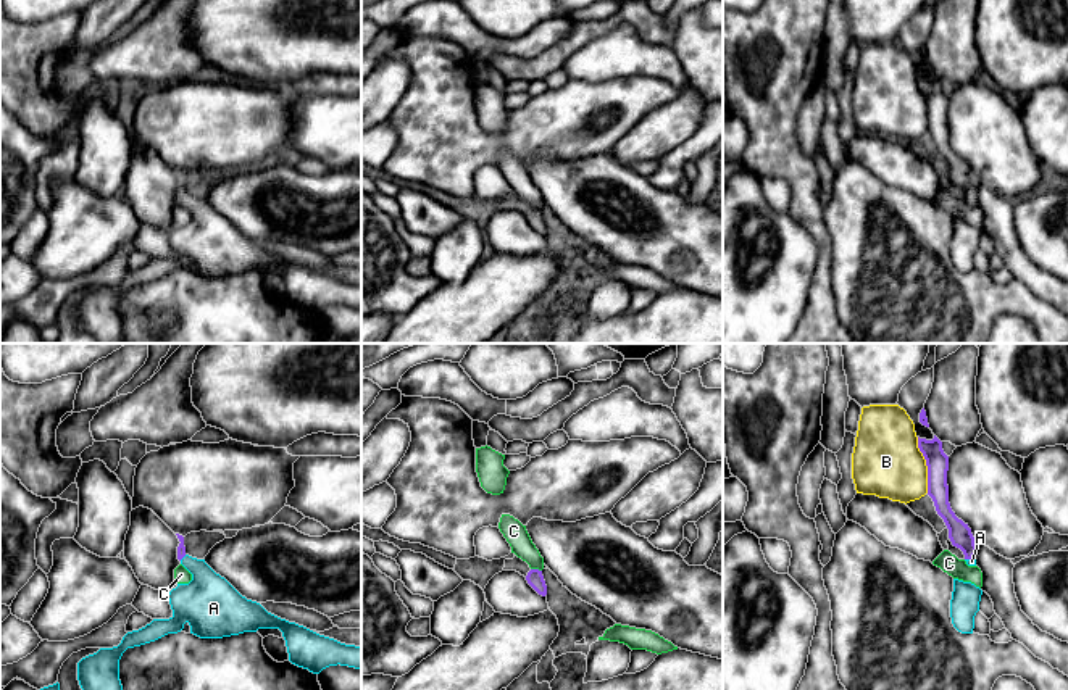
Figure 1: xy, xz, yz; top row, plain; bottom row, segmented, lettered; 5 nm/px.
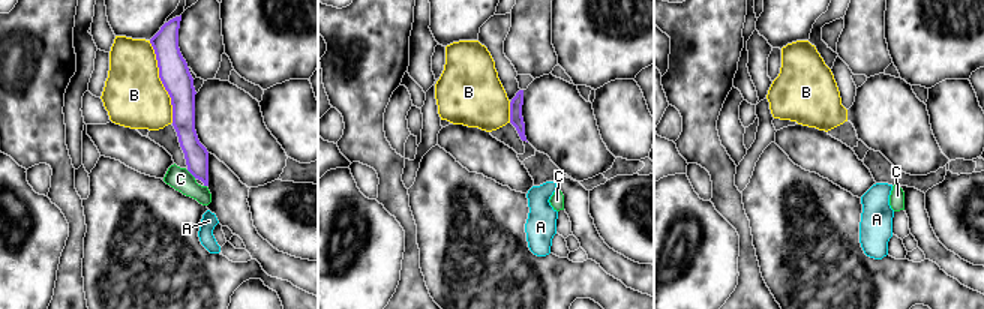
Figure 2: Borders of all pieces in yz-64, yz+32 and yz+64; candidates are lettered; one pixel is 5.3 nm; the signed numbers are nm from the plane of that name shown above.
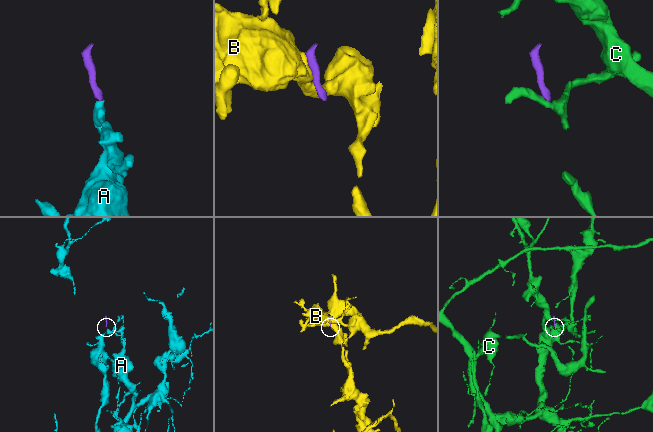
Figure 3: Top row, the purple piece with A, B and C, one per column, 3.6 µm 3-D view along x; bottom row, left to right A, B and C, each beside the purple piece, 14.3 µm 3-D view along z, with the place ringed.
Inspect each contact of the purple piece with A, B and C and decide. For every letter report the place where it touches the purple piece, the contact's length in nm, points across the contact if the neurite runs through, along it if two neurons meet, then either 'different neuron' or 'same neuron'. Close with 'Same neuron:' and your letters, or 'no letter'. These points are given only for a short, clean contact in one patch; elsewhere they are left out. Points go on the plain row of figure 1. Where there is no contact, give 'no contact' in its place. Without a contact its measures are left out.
A: contact xy (183, 195); length 50 nm; way xy (181, 189), (183, 195), (204, 216), (207, 239); same neuron
B: contact yz (926, 103); length 280 nm; border yz (917, 76), (917, 86), (926, 105), (928, 131); different neuron
C: contact xz (536, 208); length 60 nm; border xz (531, 207), (541, 210); different neuron
Same neuron: A

